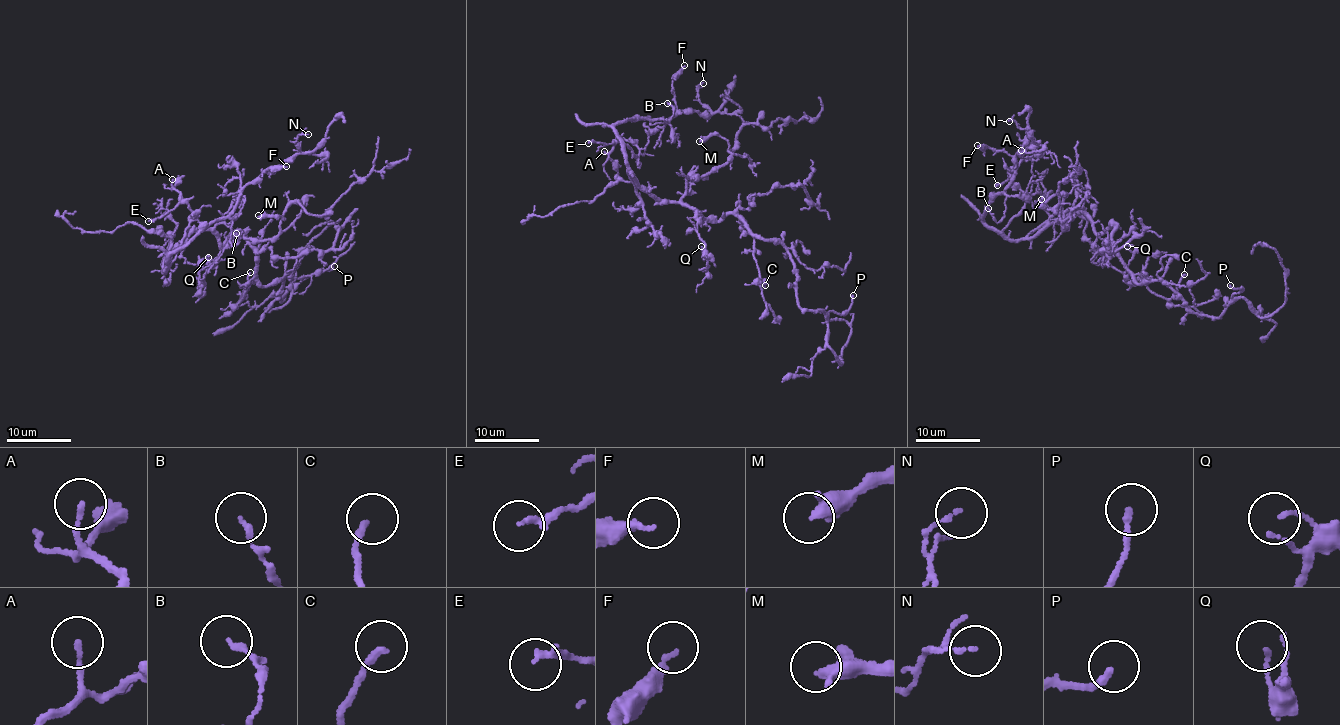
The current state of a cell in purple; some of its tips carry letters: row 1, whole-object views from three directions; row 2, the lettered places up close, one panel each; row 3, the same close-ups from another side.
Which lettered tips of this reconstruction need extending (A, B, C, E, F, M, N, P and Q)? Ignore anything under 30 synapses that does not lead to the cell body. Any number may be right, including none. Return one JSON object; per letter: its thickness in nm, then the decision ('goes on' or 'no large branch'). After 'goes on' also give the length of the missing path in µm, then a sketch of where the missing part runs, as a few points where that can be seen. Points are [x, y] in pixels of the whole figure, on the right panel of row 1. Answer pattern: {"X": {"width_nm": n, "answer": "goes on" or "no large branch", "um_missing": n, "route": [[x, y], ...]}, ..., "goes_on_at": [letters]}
{"A": {"width_nm": 160, "answer": "no large branch"}, "B": {"width_nm": 120, "answer": "no large branch"}, "C": {"width_nm": 190, "answer": "no large branch"}, "E": {"width_nm": 200, "answer": "no large branch"}, "F": {"width_nm": 200, "answer": "no large branch"}, "M": {"width_nm": 320, "answer": "no large branch"}, "N": {"width_nm": 120, "answer": "no large branch"}, "P": {"width_nm": 180, "answer": "no large branch"}, "Q": {"width_nm": 120, "answer": "no large branch"}, "goes_on_at": []}

